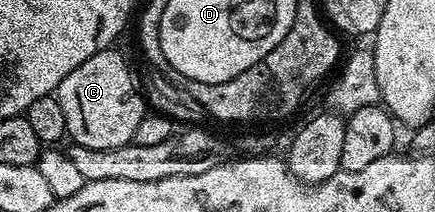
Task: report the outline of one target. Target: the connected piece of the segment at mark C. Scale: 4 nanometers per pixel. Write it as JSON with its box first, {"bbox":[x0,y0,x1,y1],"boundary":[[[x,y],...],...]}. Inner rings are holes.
{"bbox":[56,46,148,150],"boundary":[[[114,46],[105,48],[92,54],[88,62],[80,62],[80,66],[76,66],[76,70],[72,70],[72,74],[68,74],[64,82],[60,82],[56,93],[64,110],[67,137],[73,143],[88,146],[92,150],[108,150],[131,143],[136,134],[136,126],[140,126],[140,122],[148,114],[148,105],[140,88],[138,92],[138,84],[130,73],[130,64],[116,49]]]}

